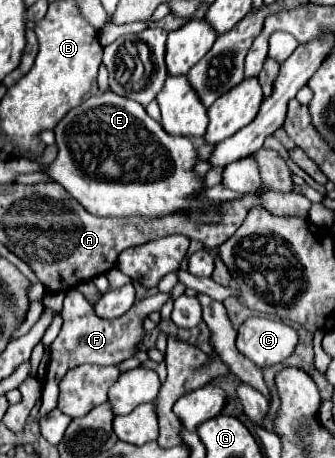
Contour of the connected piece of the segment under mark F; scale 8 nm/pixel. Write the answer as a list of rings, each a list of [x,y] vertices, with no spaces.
[[[77,289],[66,291],[61,315],[63,325],[57,340],[51,344],[53,352],[53,364],[47,370],[45,384],[43,384],[43,396],[41,396],[41,408],[39,408],[39,418],[47,416],[53,408],[57,408],[57,386],[61,378],[75,366],[81,364],[97,364],[97,366],[115,366],[121,364],[127,358],[133,358],[137,352],[137,346],[141,344],[145,330],[143,330],[143,320],[147,318],[149,312],[161,310],[161,306],[167,302],[167,294],[157,294],[157,296],[147,296],[141,300],[135,300],[131,310],[123,314],[121,318],[113,320],[99,319],[92,306],[85,299],[83,294]]]

